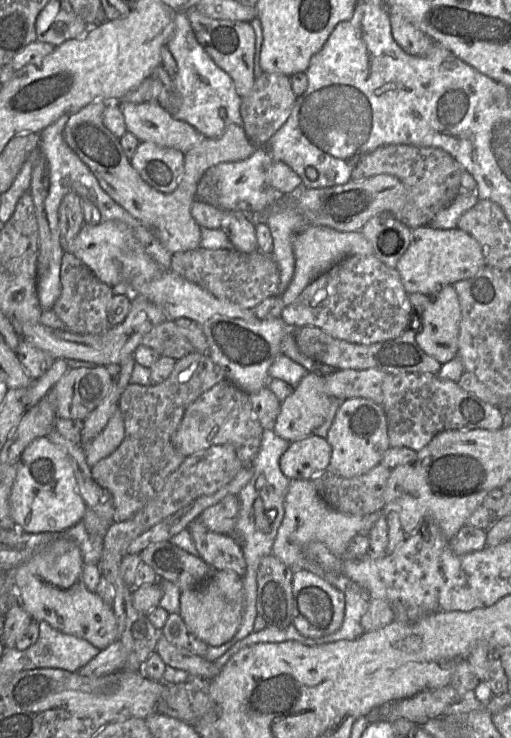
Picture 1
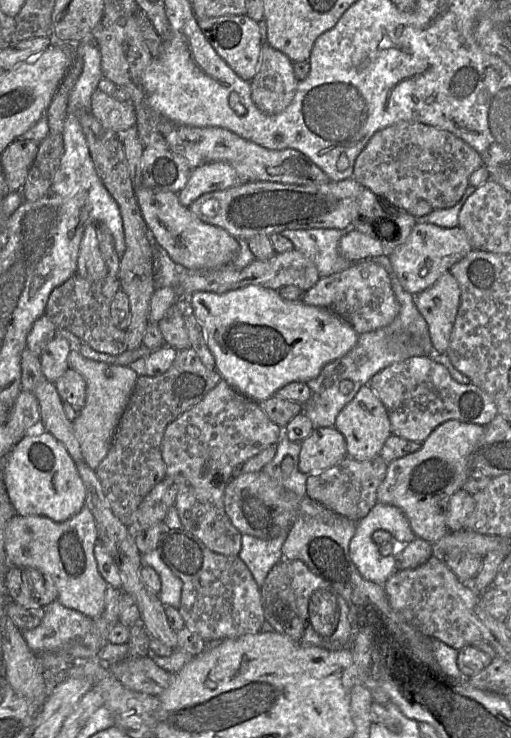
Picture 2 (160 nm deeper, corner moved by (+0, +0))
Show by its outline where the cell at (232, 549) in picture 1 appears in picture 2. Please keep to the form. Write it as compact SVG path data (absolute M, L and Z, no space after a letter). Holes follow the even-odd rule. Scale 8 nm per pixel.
M225 379L206 396L177 419L169 423L161 442L166 477L173 477L179 485L175 508L183 529L197 537L208 549L224 556L238 556L242 546L242 534L234 527L224 508L224 492L235 477L236 470L251 457L276 445L283 435L283 427L272 422L258 403L242 395Z

